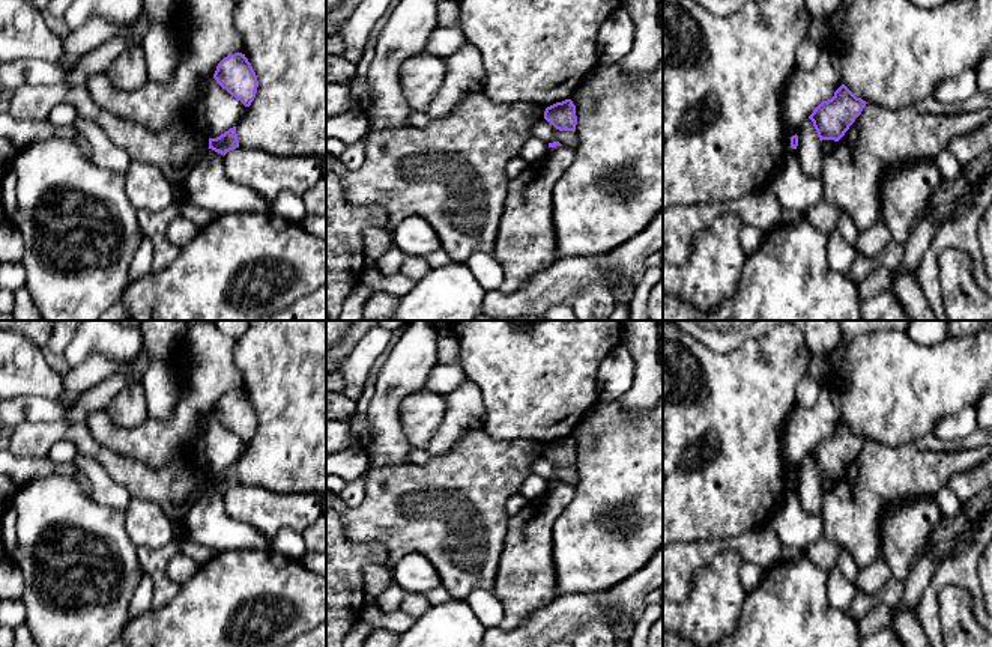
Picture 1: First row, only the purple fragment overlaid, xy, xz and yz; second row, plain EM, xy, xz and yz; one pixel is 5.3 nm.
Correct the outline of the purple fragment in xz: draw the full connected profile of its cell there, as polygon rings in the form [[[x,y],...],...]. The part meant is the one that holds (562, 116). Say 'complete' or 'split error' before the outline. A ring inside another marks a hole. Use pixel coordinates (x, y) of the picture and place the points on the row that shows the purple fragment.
complete; [[[571,99],[556,102],[546,108],[544,119],[559,131],[576,131],[576,105]]]

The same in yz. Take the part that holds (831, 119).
complete; [[[842,84],[831,99],[822,101],[813,110],[809,119],[813,122],[821,141],[839,141],[861,114],[866,104],[866,101],[857,98],[845,84]]]

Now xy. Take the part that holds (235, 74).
complete; [[[242,53],[224,57],[213,74],[216,83],[231,96],[250,107],[256,98],[259,81],[257,75]]]

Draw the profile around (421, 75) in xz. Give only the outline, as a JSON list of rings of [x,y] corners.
[[[421,53],[401,63],[400,86],[413,111],[425,113],[446,72],[443,57]]]

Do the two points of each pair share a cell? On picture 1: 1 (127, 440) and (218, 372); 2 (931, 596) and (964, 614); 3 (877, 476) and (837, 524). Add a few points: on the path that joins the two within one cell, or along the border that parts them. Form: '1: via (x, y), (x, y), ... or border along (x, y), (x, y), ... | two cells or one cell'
1: via (152, 440), (160, 440), (194, 405), (197, 397) | one cell
2: border along (961, 586), (944, 586), (938, 593), (941, 631) | two cells
3: via (868, 488), (849, 512) | one cell

